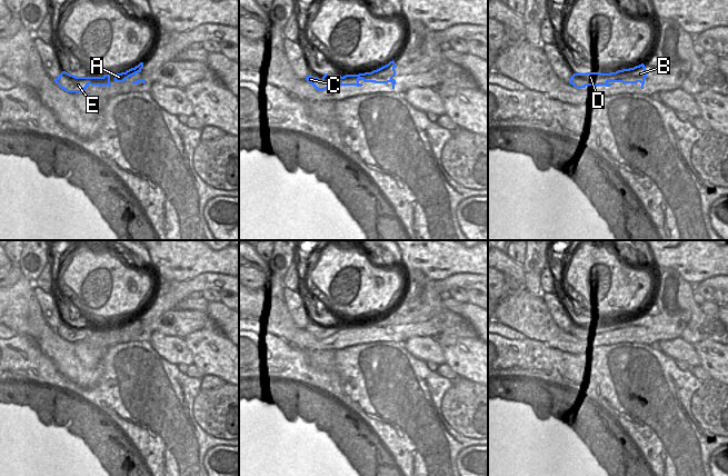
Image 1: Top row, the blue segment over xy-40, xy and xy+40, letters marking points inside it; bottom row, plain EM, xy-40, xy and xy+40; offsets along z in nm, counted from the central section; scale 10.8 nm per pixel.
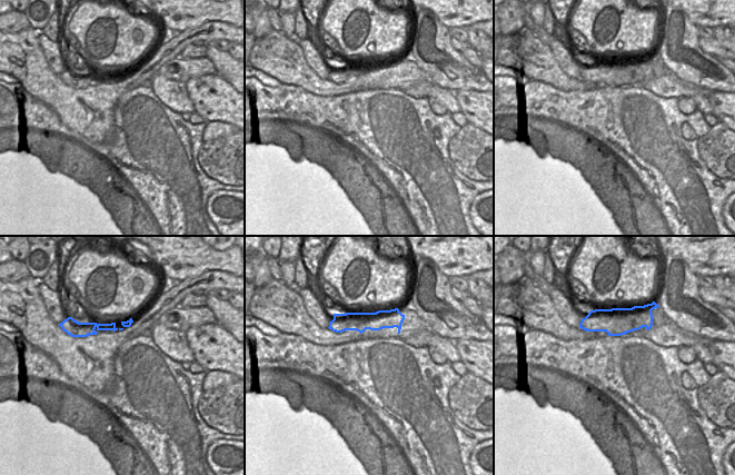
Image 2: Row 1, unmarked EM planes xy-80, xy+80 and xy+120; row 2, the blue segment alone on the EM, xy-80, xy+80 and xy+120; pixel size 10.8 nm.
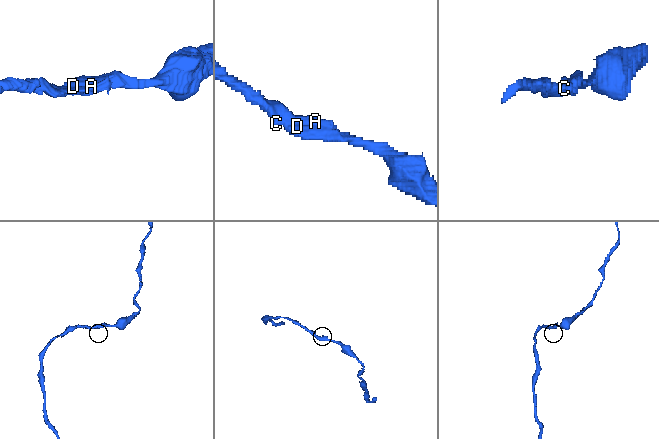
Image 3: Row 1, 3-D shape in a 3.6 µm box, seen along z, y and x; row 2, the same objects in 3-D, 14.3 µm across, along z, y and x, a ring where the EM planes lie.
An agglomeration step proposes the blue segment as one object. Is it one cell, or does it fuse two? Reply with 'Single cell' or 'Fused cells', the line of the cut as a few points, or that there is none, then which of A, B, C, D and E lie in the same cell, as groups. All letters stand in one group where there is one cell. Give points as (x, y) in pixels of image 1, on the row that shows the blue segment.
Single cell. No split. Groups: A B C D E

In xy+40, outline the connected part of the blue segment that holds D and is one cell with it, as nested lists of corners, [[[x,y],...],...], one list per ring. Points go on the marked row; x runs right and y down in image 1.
[[[641,63],[634,68],[618,70],[610,73],[601,72],[587,72],[587,73],[574,73],[569,80],[569,83],[576,88],[586,88],[587,86],[606,86],[610,87],[616,82],[624,83],[641,83],[644,89],[645,79],[648,75],[648,70],[645,69],[645,65]]]

